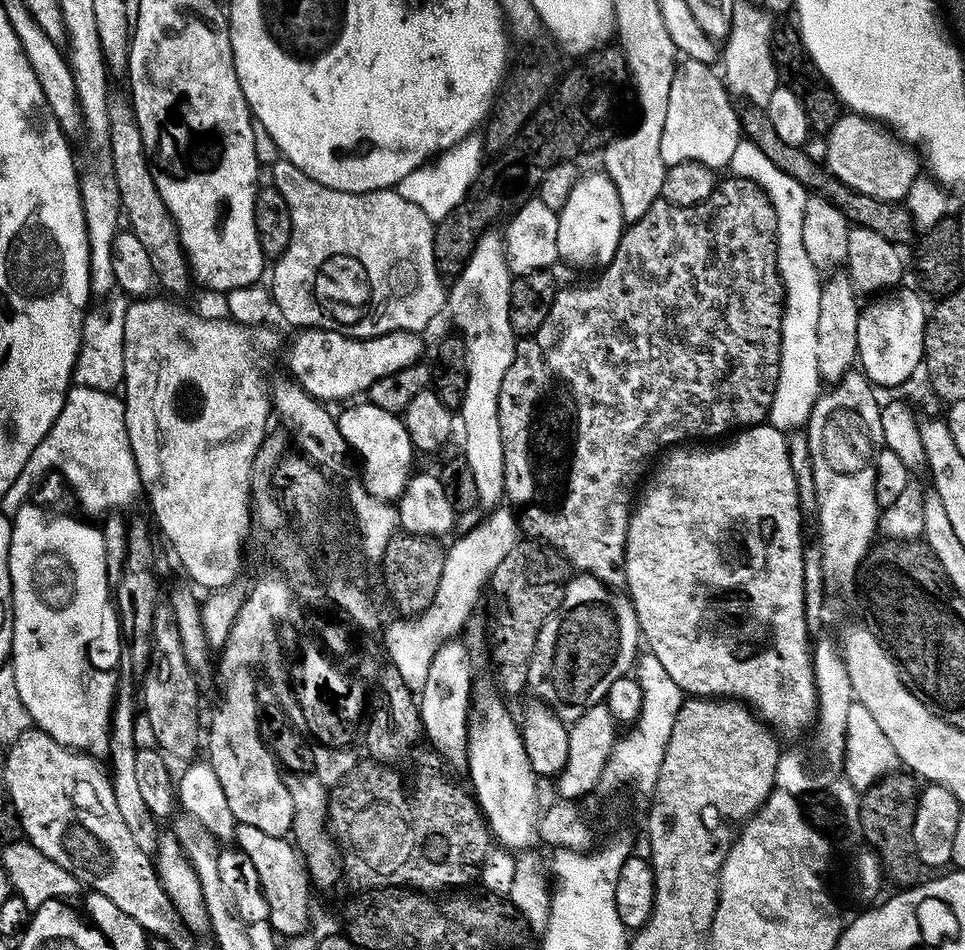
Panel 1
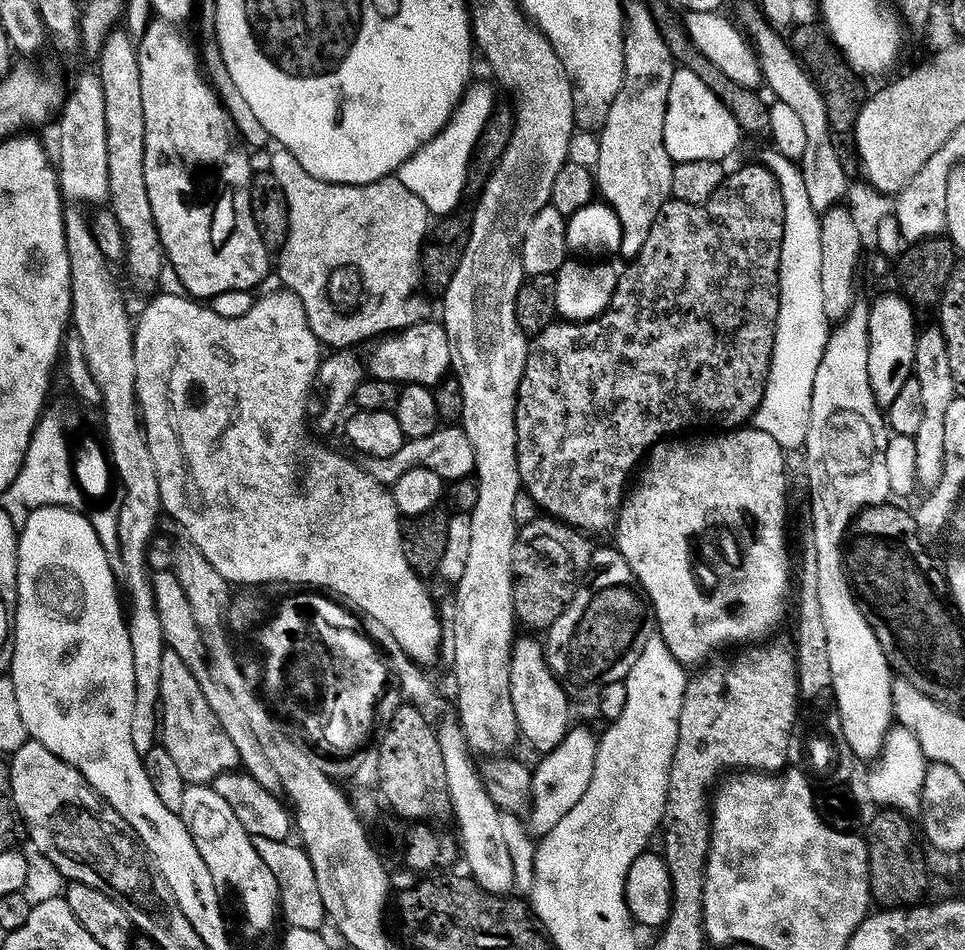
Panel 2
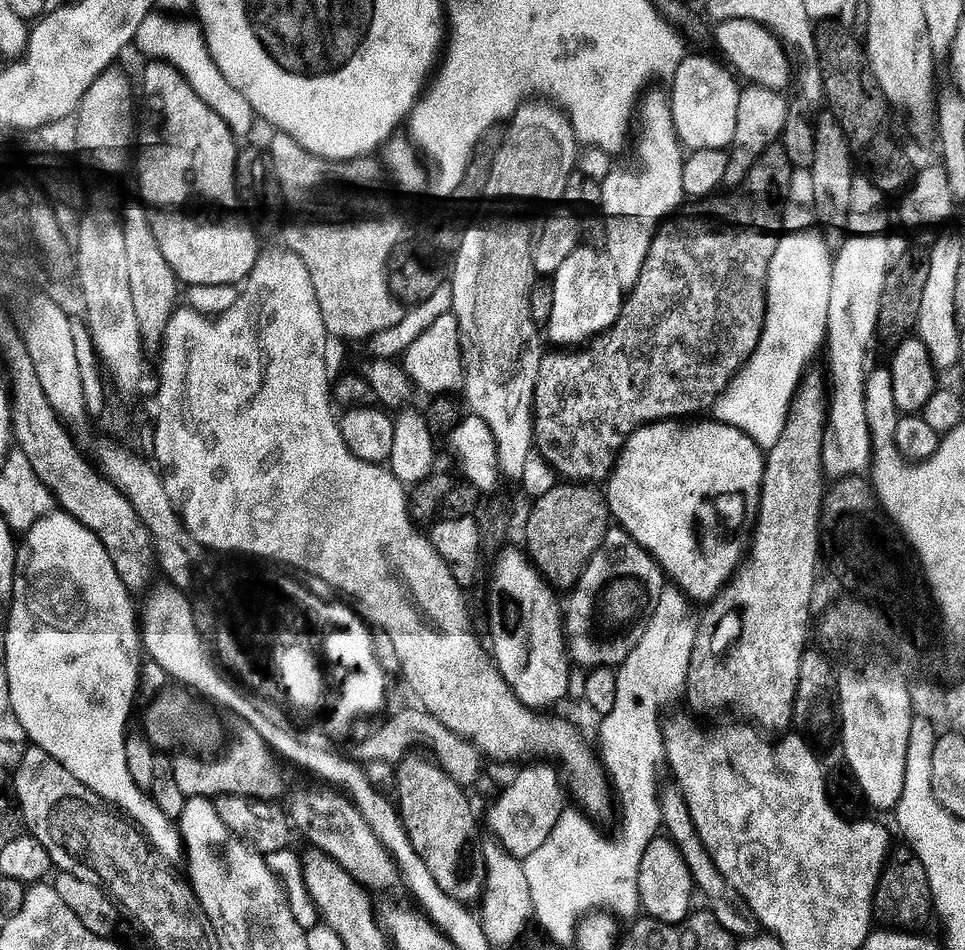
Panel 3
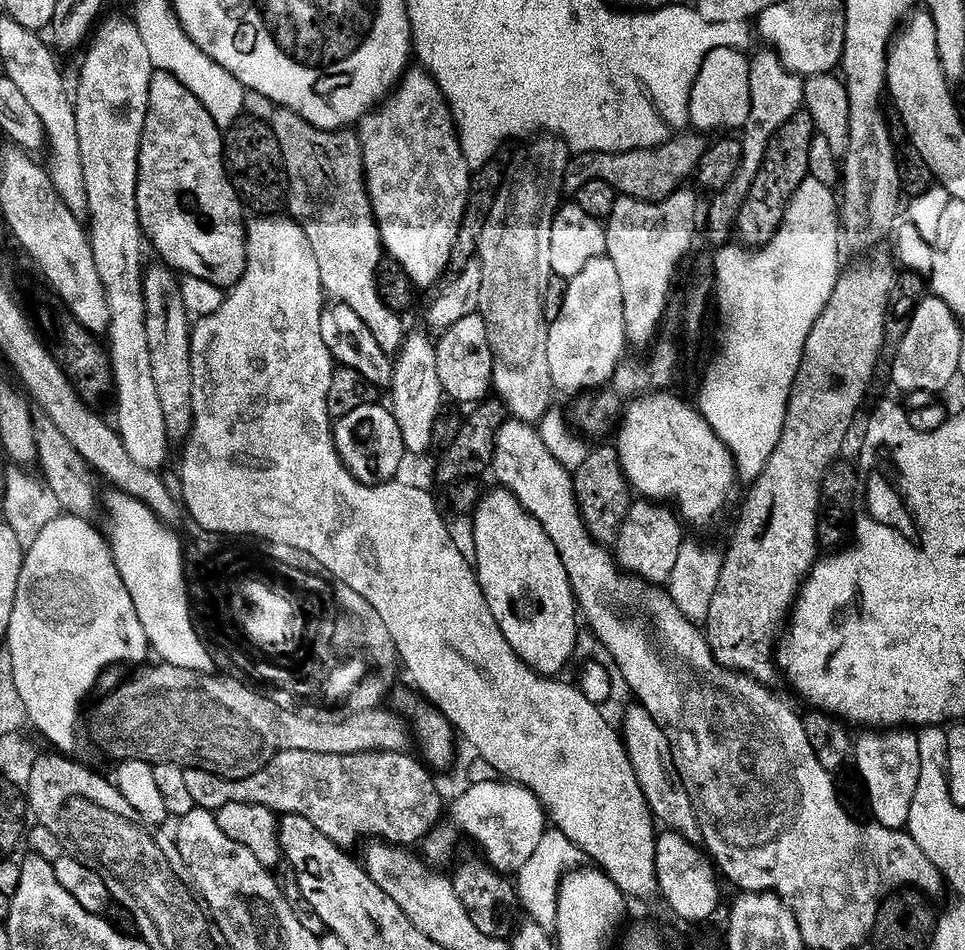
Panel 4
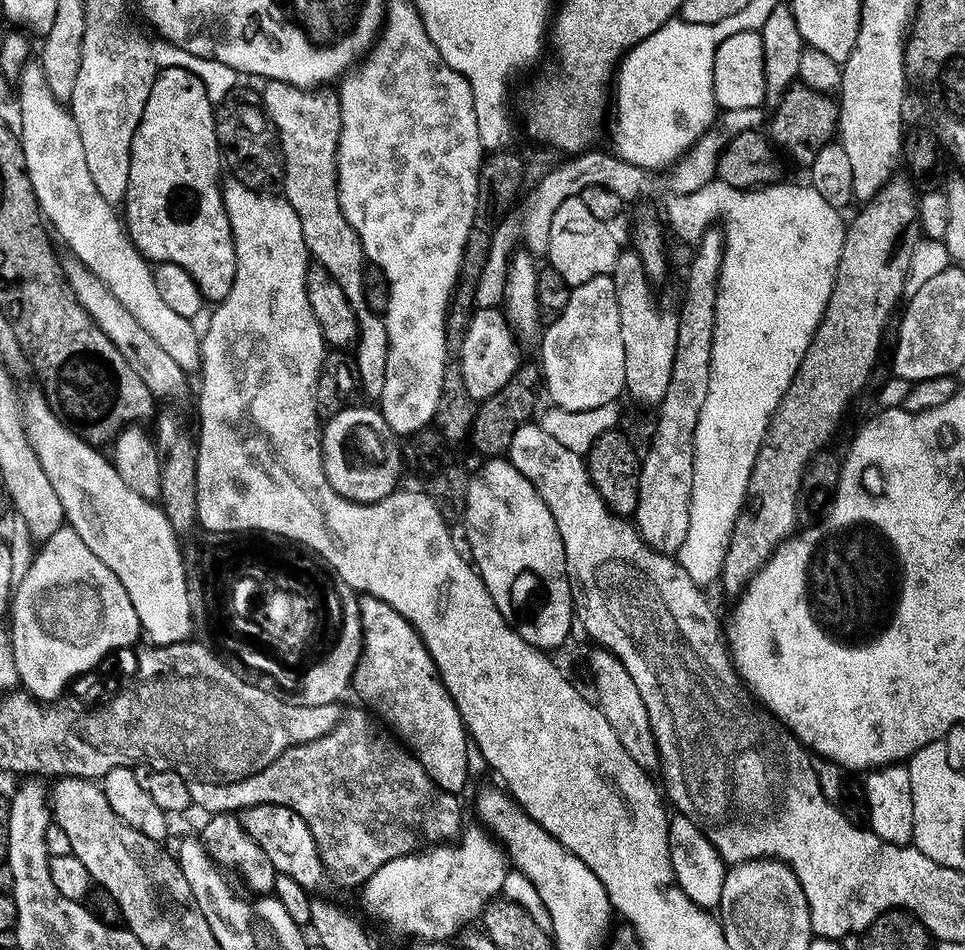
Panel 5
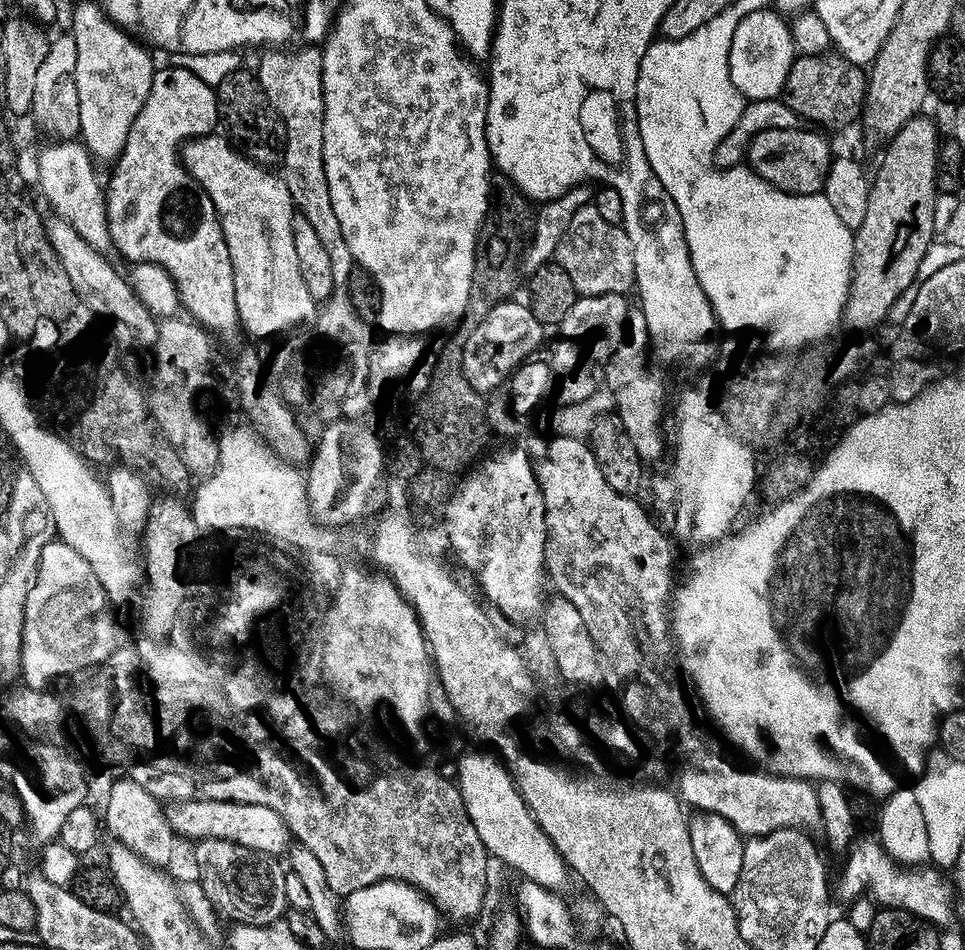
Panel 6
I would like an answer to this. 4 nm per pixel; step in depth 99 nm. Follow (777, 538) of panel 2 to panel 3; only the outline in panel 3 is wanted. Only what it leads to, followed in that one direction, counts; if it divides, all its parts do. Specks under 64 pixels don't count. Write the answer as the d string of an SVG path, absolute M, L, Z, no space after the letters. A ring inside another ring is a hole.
M680 418L658 420L655 424L641 424L639 428L635 428L628 435L628 441L624 443L624 447L620 449L620 455L616 458L616 465L612 467L612 471L607 477L606 485L608 484L608 488L606 487L606 499L611 519L619 527L623 528L633 540L640 541L641 546L656 558L657 563L660 564L665 573L670 577L671 583L678 586L678 588L682 589L687 595L690 595L695 601L705 600L705 602L708 602L728 583L732 573L740 567L742 561L745 559L746 549L749 547L750 537L756 523L756 511L760 505L760 487L762 486L762 478L764 477L763 470L766 456L759 446L742 430L738 430L729 424L722 424L715 418L704 419L708 418L692 418L687 422ZM744 472L748 477L745 480L740 480L743 478ZM707 480L716 480L716 484L720 488L700 488ZM731 480L736 481L733 484L728 484ZM688 492L692 492L692 500L684 500L687 498Z

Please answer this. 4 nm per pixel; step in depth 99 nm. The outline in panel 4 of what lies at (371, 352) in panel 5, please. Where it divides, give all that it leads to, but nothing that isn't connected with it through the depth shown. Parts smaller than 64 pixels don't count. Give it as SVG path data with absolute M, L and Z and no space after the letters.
M277 107L275 111L270 117L270 123L274 138L278 138L278 146L282 150L284 173L288 176L286 212L300 225L306 234L306 242L310 242L314 262L318 262L320 284L335 303L350 306L350 310L354 310L354 314L366 322L366 330L374 334L374 342L378 342L382 351L395 353L406 330L400 326L401 317L380 301L376 289L376 268L382 259L382 245L380 232L376 229L376 219L372 216L368 190L364 187L364 163L357 133L352 130L315 128L289 108Z

